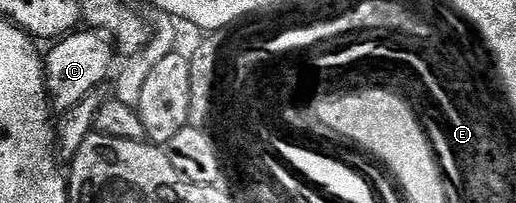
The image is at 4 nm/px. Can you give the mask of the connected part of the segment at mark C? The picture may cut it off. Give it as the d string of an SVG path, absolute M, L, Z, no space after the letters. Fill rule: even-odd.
M83 28L68 34L66 38L58 39L52 46L55 47L45 54L47 92L54 105L60 111L65 111L85 100L85 96L108 81L111 65L117 55L117 43L109 30Z

